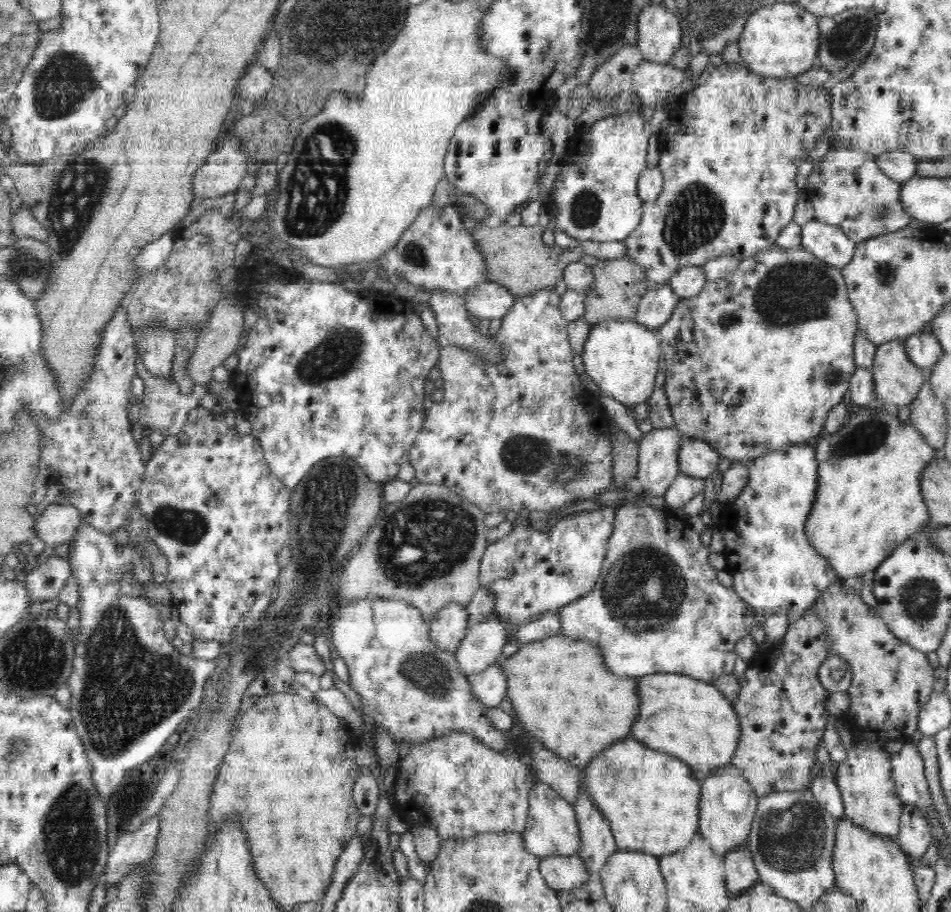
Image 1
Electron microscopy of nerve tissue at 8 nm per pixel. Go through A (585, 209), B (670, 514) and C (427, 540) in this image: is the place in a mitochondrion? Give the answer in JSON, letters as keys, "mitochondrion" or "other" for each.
{"A":"mitochondrion","B":"other","C":"mitochondrion"}

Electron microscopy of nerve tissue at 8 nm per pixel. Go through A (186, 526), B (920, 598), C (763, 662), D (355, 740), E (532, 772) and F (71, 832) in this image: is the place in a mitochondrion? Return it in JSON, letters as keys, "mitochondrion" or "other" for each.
{"A":"mitochondrion","B":"mitochondrion","C":"other","D":"other","E":"other","F":"mitochondrion"}

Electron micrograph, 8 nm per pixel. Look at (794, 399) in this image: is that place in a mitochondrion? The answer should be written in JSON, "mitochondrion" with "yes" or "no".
{"mitochondrion":"no"}

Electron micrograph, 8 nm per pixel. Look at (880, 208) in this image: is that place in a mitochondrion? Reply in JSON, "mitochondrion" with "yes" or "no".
{"mitochondrion":"yes"}

